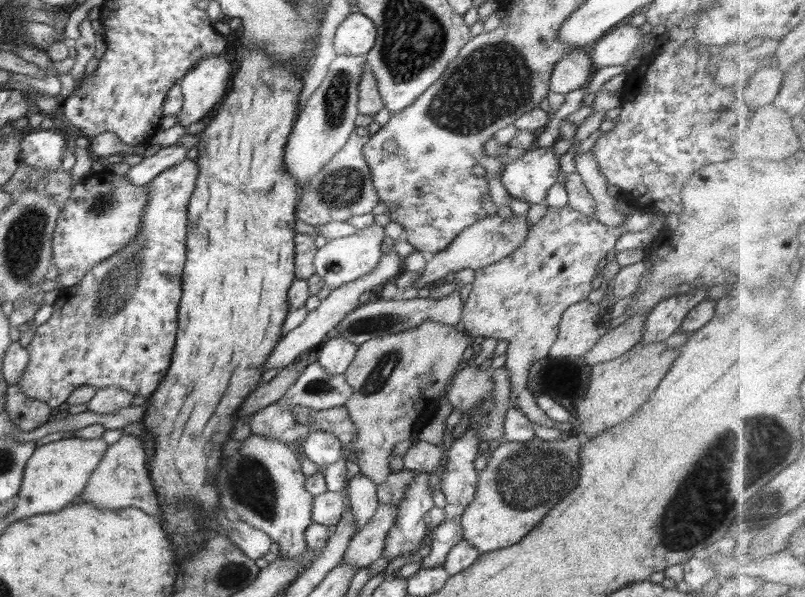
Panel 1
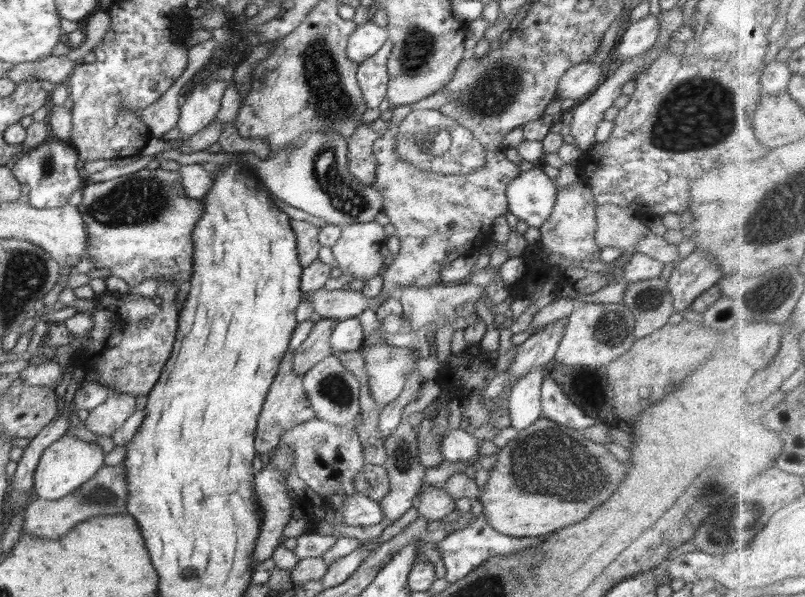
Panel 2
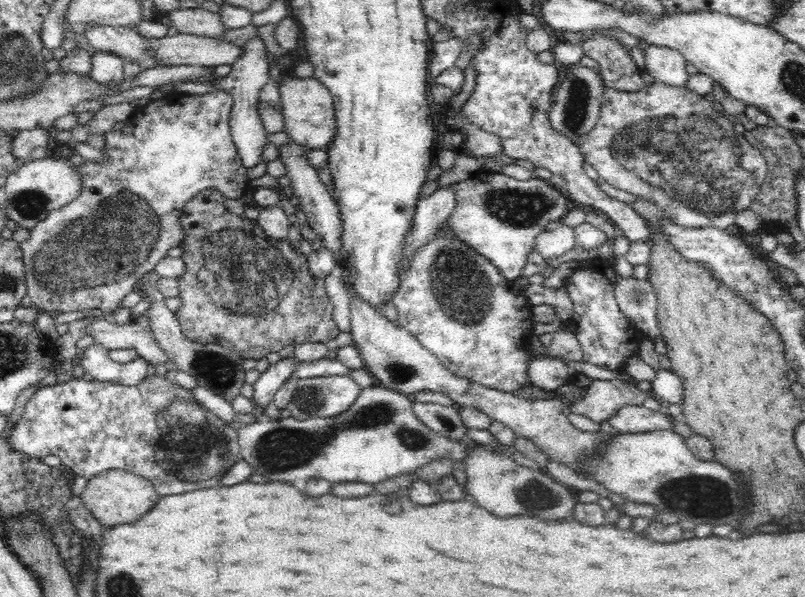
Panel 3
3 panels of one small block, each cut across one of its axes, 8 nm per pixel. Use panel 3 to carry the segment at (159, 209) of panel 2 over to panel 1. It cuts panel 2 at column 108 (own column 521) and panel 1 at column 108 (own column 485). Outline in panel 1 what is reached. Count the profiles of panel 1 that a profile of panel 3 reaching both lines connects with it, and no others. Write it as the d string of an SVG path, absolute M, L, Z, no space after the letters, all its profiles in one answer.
M105 169L100 173L93 173L85 180L72 187L71 194L63 203L57 226L52 235L52 264L58 268L58 286L74 286L84 278L84 273L94 268L94 265L108 259L108 257L120 252L126 243L136 238L141 226L143 208L148 203L148 186L132 184L124 175L118 175Z

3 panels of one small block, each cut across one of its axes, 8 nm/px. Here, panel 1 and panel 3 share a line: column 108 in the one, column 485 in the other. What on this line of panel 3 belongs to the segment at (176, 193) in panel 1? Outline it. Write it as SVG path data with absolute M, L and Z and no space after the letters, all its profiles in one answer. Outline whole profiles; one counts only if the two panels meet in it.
M446 221L433 234L433 240L414 253L392 302L398 311L397 324L413 334L452 374L502 392L512 393L525 386L531 338L534 335L533 306L522 291L505 279L486 257L452 237Z

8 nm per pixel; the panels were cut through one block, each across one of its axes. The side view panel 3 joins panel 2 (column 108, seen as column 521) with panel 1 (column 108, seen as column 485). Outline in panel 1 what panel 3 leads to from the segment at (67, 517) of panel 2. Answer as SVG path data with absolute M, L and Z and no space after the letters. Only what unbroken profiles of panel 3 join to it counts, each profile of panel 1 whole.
M123 433L120 439L107 448L107 452L91 472L90 480L81 493L81 502L90 503L100 510L118 510L123 508L139 508L150 516L160 519L160 503L152 485L152 479L146 469L146 450L144 440L138 436Z

